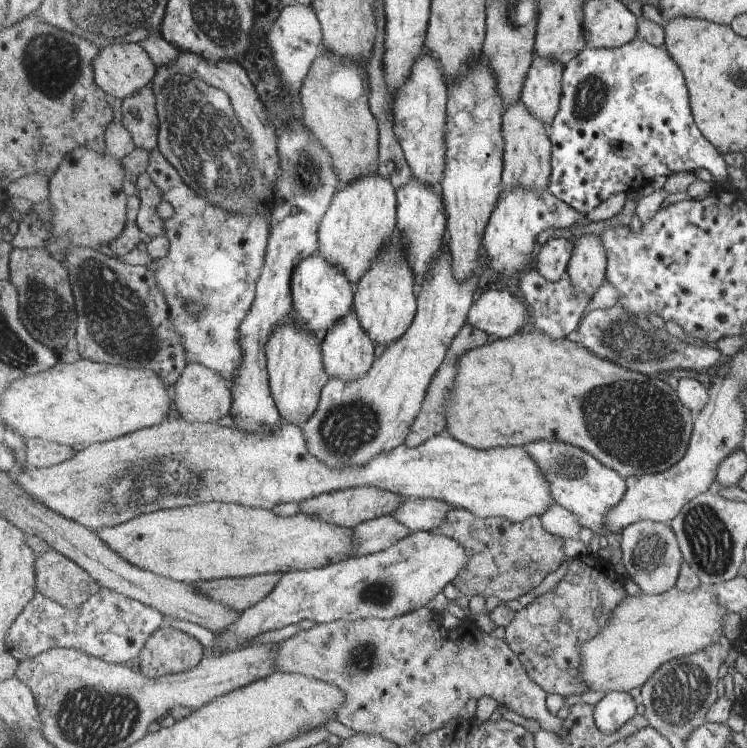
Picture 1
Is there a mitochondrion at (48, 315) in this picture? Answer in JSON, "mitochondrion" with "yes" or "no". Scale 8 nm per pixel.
{"mitochondrion":"yes"}

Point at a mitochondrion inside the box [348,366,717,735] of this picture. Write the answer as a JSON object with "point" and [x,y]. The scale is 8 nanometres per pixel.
{"point":[681,694]}

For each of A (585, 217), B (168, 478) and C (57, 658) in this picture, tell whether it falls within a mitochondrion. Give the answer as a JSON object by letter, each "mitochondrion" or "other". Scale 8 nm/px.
{"A":"other","B":"mitochondrion","C":"other"}

